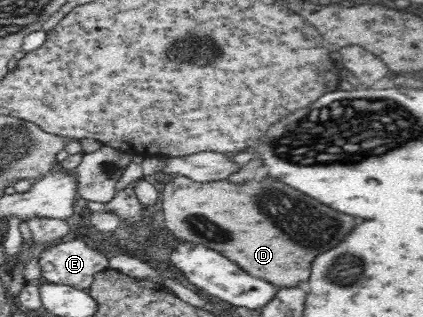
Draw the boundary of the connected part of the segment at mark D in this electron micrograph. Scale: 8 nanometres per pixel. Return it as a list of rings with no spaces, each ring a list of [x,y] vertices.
[[[174,176],[163,186],[159,199],[163,207],[164,224],[175,240],[215,250],[247,274],[259,276],[280,288],[293,288],[297,282],[307,280],[311,260],[319,252],[327,252],[327,248],[331,250],[335,244],[339,244],[339,240],[355,226],[353,216],[341,214],[273,176],[260,182],[252,179],[241,184],[225,180],[197,182],[187,176]]]

